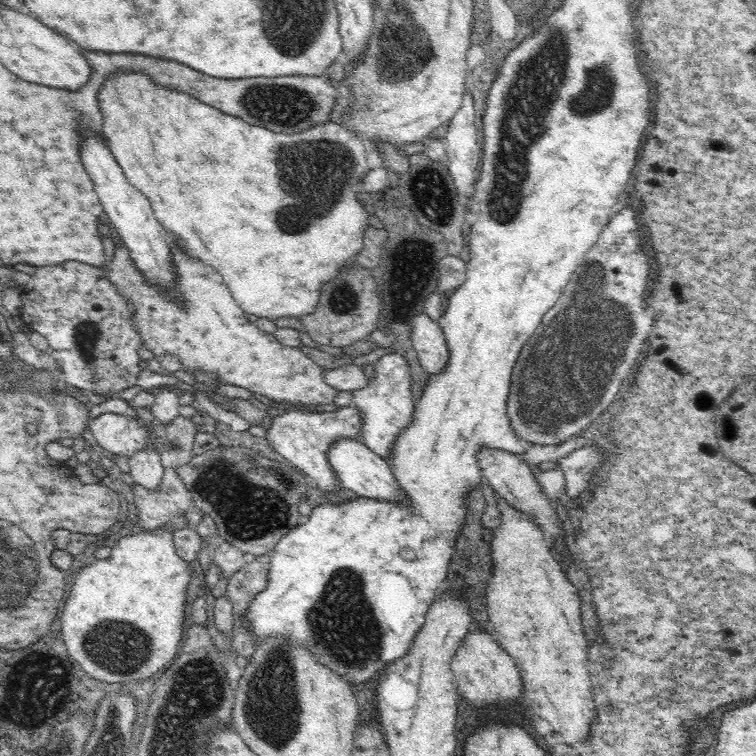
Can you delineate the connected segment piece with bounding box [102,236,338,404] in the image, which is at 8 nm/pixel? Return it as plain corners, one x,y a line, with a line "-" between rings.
113,236
112,239
115,243
113,258
102,268
104,272
107,272
108,281
114,283
118,293
123,295
131,305
132,321
143,339
142,347
153,352
156,358
176,356
184,367
202,367
203,370
214,371
215,377
219,378
222,384
240,386
277,402
285,400
293,403
302,402
302,404
333,403
338,391
324,382
325,370
305,353
304,360
300,364
288,364
286,362
288,358
284,354
290,354
290,352
286,350
298,350
298,352
292,352
292,358
300,358
298,356
301,353
300,348
287,347
278,341
274,334
266,333
248,319
248,314
244,314
244,310
240,310
240,306
232,302
234,298
232,294
228,294
228,286
224,286
224,280
220,278
220,274
216,274
216,270
212,270
210,266
200,266
200,262
184,262
182,250
172,246
171,256
174,264
172,271
176,278
174,288
186,288
186,290
176,290
176,294
180,294
180,302
176,302
176,306
168,306
168,302
160,302
160,298
156,298
156,294
152,294
152,290
148,290
148,286
140,282
140,274
136,274
136,270
128,266
128,258
124,258
124,245
118,244
118,239

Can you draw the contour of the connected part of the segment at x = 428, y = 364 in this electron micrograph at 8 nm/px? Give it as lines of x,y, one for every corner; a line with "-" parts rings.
418,313
411,322
411,341
420,364
432,372
439,373
448,364
449,350
440,323
428,313

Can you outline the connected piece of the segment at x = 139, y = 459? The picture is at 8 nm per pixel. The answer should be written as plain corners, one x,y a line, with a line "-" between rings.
146,448
128,460
128,472
136,484
156,490
164,478
165,469
161,462
161,454
156,449

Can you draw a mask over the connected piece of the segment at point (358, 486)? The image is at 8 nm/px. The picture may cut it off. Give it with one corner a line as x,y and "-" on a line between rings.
341,438
332,442
327,458
340,485
352,491
357,497
380,501
400,501
400,504
406,502
407,496
402,491
402,483
397,478
395,470
388,467
385,458
378,457
361,439

